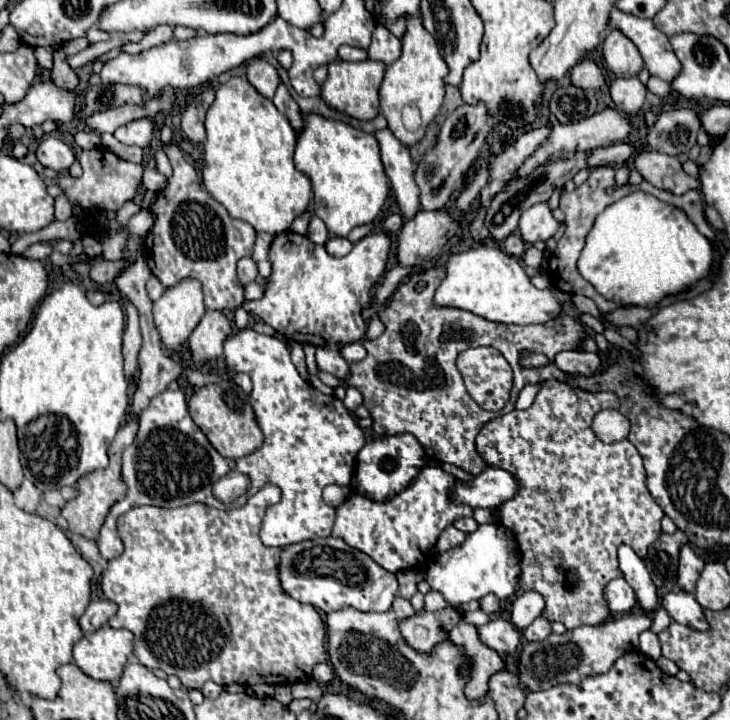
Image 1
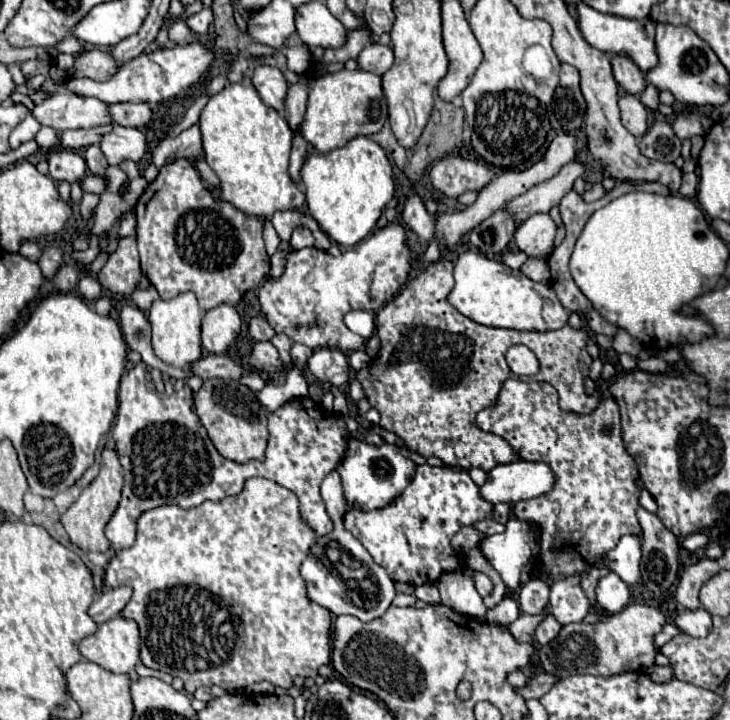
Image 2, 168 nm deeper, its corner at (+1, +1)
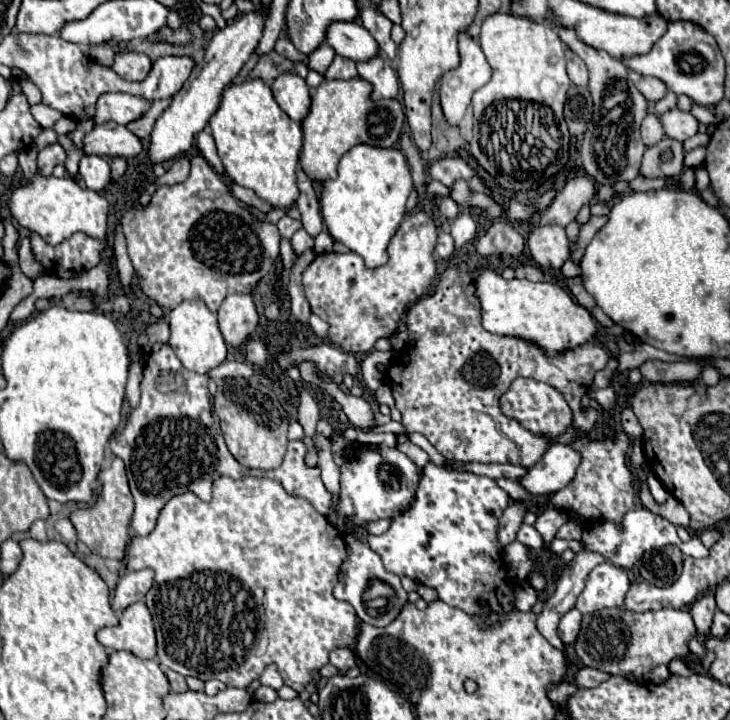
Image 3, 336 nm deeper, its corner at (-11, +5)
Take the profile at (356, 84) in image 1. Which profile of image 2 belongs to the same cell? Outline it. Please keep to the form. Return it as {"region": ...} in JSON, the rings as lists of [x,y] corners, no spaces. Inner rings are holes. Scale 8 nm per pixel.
{"region":[[[344,69],[338,73],[328,73],[314,81],[300,133],[308,143],[314,145],[314,151],[326,153],[338,149],[340,145],[346,145],[346,141],[356,135],[378,133],[386,119],[388,107],[380,87],[380,77],[362,69]]]}

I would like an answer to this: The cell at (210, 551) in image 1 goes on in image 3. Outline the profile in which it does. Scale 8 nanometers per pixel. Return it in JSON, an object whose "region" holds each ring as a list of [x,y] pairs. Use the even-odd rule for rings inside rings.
{"region":[[[220,477],[212,483],[210,503],[200,501],[190,491],[182,493],[182,495],[174,495],[160,511],[160,517],[158,517],[154,531],[146,537],[132,539],[128,553],[126,553],[126,569],[138,571],[138,569],[150,567],[156,573],[154,585],[146,593],[146,605],[148,605],[152,619],[154,619],[156,639],[158,639],[158,663],[162,667],[168,667],[184,677],[192,675],[192,677],[198,677],[202,681],[220,679],[228,687],[248,687],[252,681],[260,679],[262,671],[270,663],[274,663],[280,677],[284,679],[284,685],[302,693],[306,689],[306,685],[312,681],[314,673],[328,663],[330,651],[336,647],[354,647],[356,637],[358,637],[360,623],[358,623],[358,615],[356,615],[354,607],[346,601],[338,601],[332,595],[334,585],[338,583],[340,565],[344,563],[344,559],[346,559],[346,545],[344,545],[342,533],[334,525],[330,525],[330,521],[324,515],[316,513],[316,509],[312,509],[312,505],[308,505],[308,501],[288,495],[278,481],[272,481],[266,477],[242,477],[242,479]]]}

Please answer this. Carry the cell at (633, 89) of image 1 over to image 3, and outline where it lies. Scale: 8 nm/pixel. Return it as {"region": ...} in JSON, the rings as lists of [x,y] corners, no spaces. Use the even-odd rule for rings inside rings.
{"region":[[[654,113],[646,115],[646,119],[642,121],[640,131],[642,131],[642,141],[646,143],[646,147],[652,147],[652,145],[660,143],[662,137],[664,137],[664,131],[660,129],[660,121]]]}

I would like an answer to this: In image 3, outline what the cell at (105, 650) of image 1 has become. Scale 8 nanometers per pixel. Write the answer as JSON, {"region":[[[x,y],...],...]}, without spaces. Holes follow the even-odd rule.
{"region":[[[138,601],[124,609],[116,627],[104,627],[98,631],[98,641],[108,649],[126,649],[138,657],[156,657],[156,635],[150,611],[144,601]]]}

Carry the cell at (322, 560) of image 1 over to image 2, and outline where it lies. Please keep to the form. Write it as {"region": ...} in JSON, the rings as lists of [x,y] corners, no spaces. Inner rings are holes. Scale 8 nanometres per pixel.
{"region":[[[332,471],[320,485],[320,495],[326,503],[326,510],[333,521],[334,531],[330,535],[318,537],[316,543],[308,549],[308,555],[300,567],[300,575],[306,581],[306,593],[308,599],[326,607],[334,615],[356,615],[362,621],[372,621],[380,617],[396,597],[394,583],[386,575],[386,571],[374,563],[374,559],[368,555],[368,551],[362,547],[362,543],[344,529],[343,516],[347,504],[344,499],[344,489],[340,475]],[[342,567],[348,567],[346,575],[342,575]],[[362,575],[362,577],[360,577]],[[360,593],[372,593],[372,599],[360,597]]]}

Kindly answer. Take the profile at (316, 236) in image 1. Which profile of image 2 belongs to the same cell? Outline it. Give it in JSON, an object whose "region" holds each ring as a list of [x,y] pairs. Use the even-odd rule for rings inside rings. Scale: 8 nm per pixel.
{"region":[[[296,227],[294,233],[292,233],[292,239],[290,239],[290,245],[294,249],[302,249],[302,247],[312,247],[314,245],[314,235],[310,233],[310,229],[306,227]]]}

